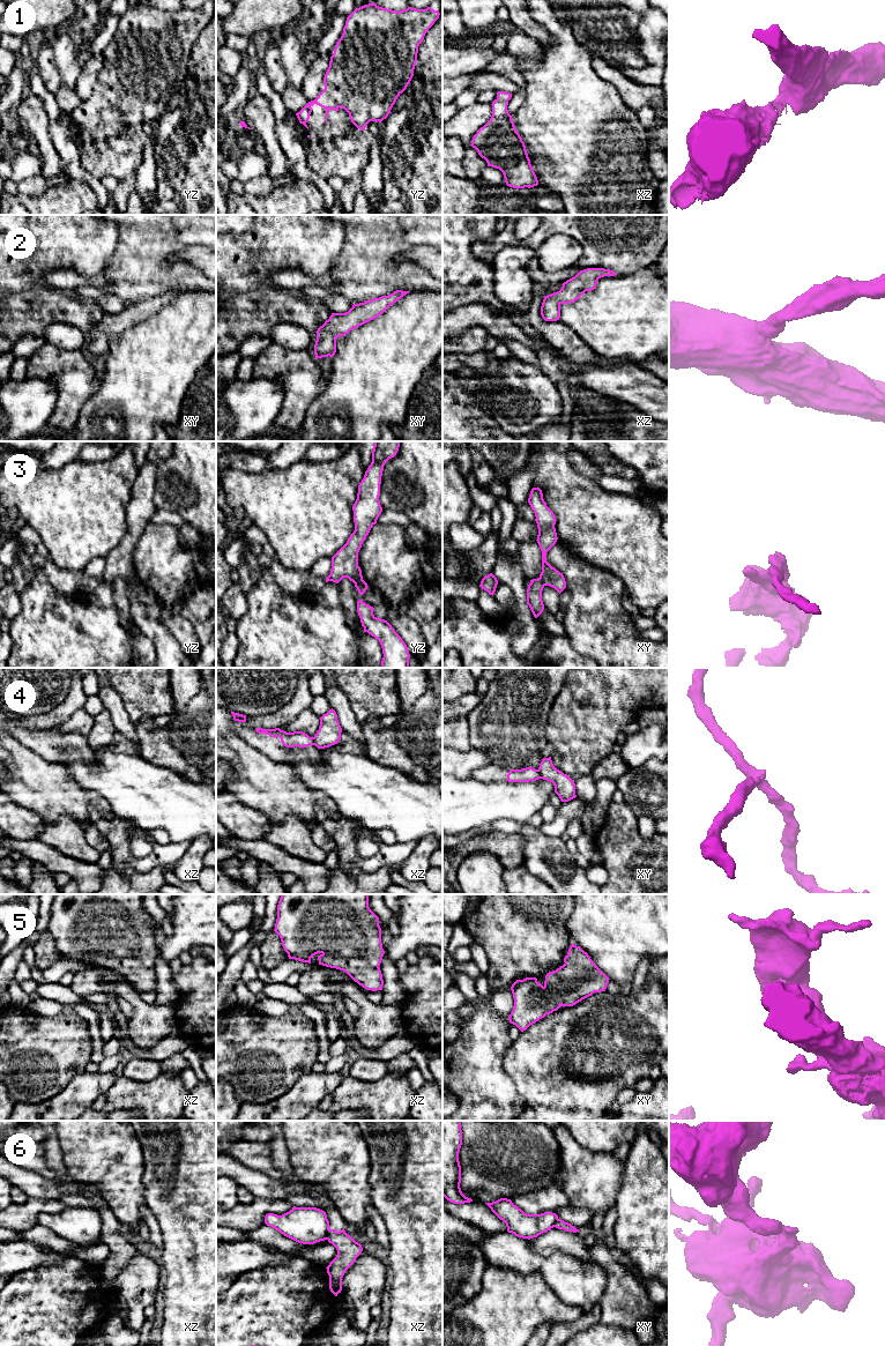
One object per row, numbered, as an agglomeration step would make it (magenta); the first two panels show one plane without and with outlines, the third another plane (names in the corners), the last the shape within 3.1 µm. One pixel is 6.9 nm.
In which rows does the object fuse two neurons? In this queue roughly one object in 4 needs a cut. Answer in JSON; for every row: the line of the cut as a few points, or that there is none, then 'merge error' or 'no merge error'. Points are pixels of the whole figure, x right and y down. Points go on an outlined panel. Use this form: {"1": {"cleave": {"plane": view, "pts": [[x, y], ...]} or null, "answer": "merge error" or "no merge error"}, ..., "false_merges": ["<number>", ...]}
{"1": {"cleave": null, "answer": "no merge error"}, "2": {"cleave": null, "answer": "no merge error"}, "3": {"cleave": {"plane": "yz", "pts": [[362, 579], [355, 584]]}, "answer": "merge error"}, "4": {"cleave": {"plane": "xy", "pts": [[537, 770], [541, 778]]}, "answer": "merge error"}, "5": {"cleave": null, "answer": "no merge error"}, "6": {"cleave": {"plane": "xz", "pts": [[329, 1229], [326, 1239]]}, "answer": "merge error"}, "false_merges": ["3", "4", "6"]}

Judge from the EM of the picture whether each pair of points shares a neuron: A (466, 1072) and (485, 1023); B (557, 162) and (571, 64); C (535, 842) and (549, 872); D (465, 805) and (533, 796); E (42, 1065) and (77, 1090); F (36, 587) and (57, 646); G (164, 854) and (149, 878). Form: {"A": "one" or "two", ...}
{"A": "one", "B": "one", "C": "one", "D": "one", "E": "two", "F": "one", "G": "two"}

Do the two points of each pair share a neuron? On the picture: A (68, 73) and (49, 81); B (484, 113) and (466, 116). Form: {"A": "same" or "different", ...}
{"A": "different", "B": "same"}

